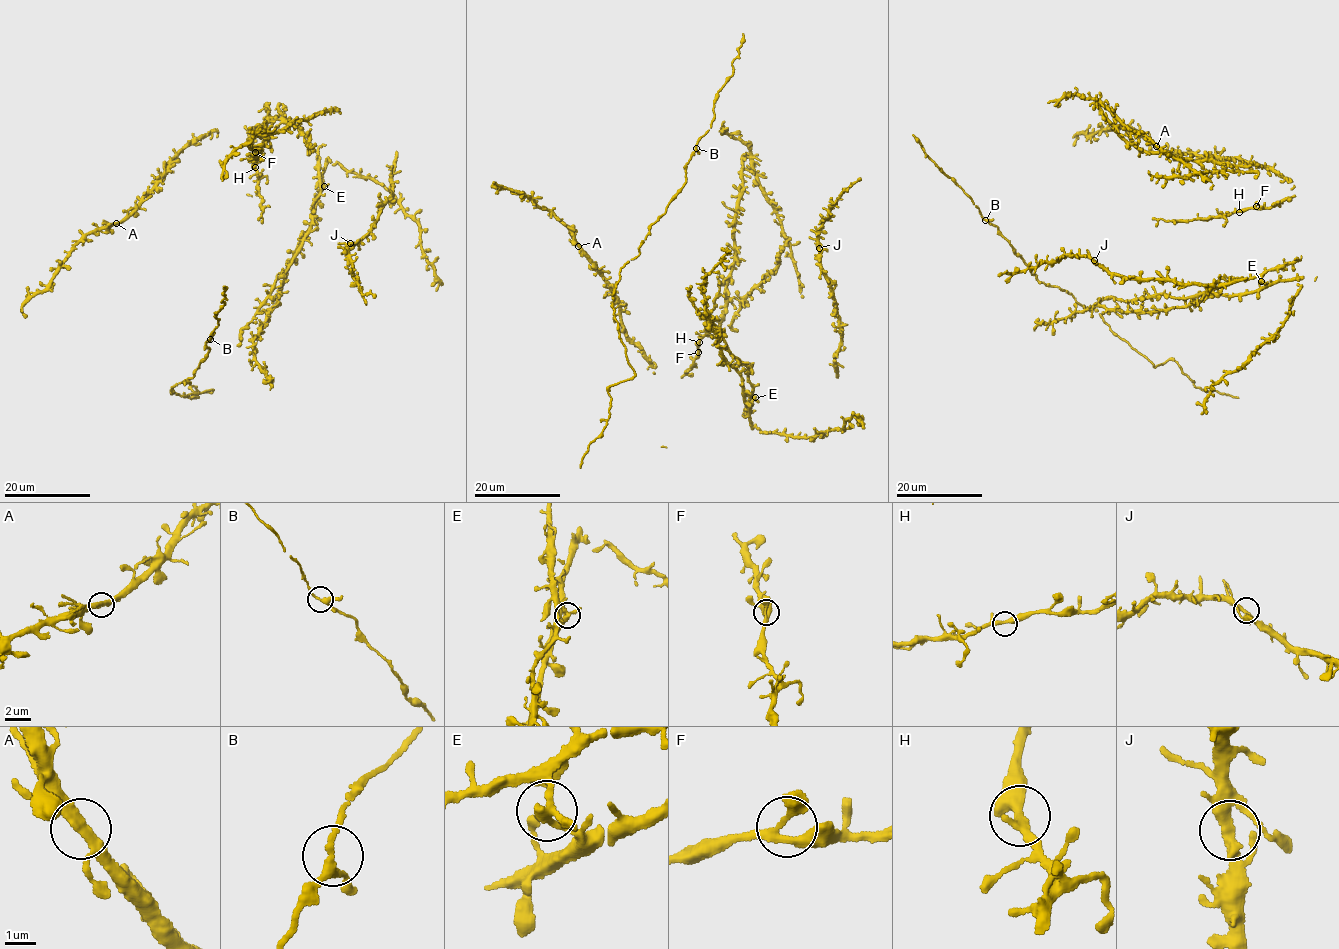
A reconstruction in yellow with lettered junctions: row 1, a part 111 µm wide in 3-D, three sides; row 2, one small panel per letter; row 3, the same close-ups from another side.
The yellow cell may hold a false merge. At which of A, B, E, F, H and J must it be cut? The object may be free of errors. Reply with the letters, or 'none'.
none

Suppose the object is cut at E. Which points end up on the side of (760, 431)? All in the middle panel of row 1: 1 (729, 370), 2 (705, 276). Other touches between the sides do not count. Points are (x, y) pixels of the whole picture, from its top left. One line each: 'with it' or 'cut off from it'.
1: cut off from it
2: cut off from it

